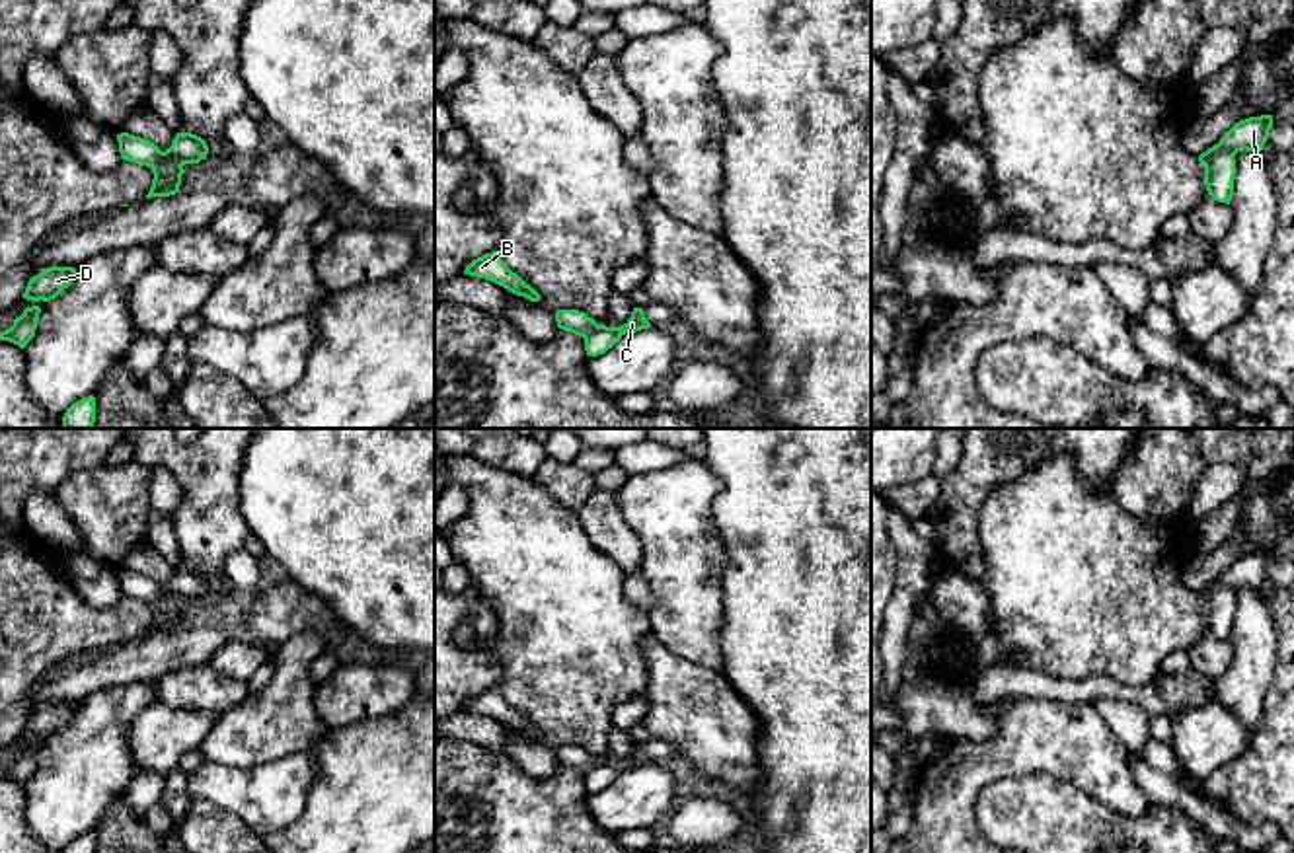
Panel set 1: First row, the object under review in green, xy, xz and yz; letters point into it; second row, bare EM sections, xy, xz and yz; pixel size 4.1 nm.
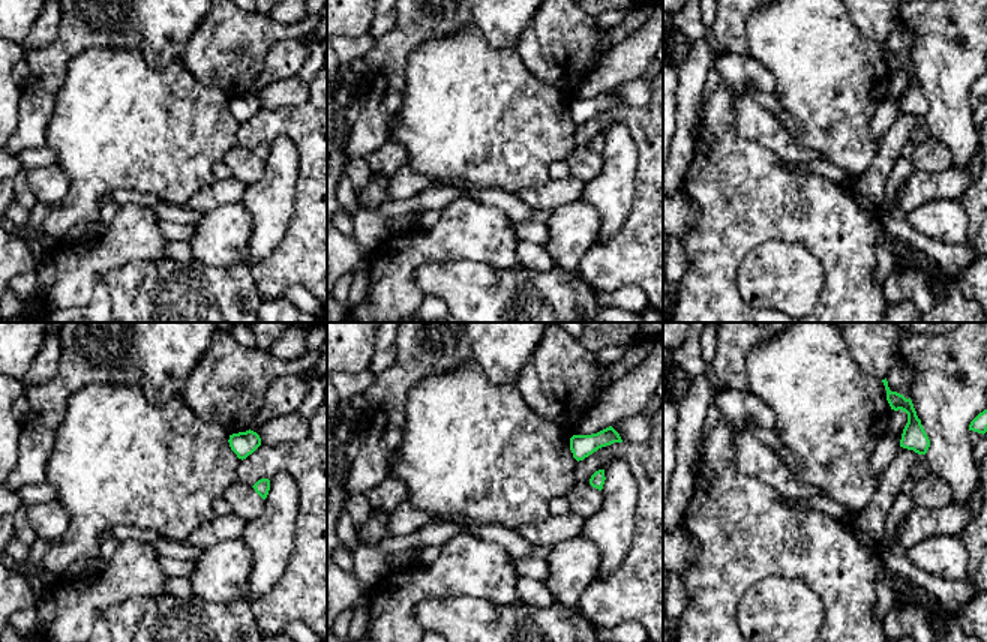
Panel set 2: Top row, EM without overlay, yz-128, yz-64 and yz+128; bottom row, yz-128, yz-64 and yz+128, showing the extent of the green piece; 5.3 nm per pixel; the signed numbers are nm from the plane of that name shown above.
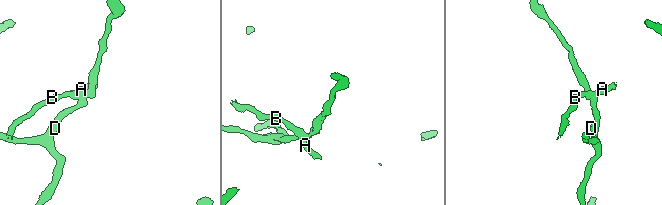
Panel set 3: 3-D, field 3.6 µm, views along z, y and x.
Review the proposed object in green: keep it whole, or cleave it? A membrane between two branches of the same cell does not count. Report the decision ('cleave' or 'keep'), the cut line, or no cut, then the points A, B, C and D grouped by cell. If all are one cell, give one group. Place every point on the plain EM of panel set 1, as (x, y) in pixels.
cleave | yz (1234, 591), (1218, 587), (1205, 602) | A B / C D

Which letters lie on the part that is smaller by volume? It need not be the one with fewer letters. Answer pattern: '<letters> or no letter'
A, B

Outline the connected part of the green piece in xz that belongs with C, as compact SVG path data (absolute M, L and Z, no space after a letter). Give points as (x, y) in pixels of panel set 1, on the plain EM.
M633 744L631 754L620 761L620 763L606 763L598 761L587 775L585 775L585 787L587 793L598 793L604 791L608 785L612 785L626 769L635 769L641 765L649 765L651 760L647 758L641 744Z

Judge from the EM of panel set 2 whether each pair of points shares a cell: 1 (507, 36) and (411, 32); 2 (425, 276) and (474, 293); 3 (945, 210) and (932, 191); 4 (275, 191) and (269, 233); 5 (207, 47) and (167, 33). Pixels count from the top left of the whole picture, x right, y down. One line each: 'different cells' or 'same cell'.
1: same cell
2: same cell
3: different cells
4: same cell
5: different cells

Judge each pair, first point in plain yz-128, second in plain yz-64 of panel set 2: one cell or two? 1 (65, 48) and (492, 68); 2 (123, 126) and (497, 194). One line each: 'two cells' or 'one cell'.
1: two cells
2: two cells

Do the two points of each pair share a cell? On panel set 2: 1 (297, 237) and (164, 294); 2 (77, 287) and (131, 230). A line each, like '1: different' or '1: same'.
1: same
2: same

